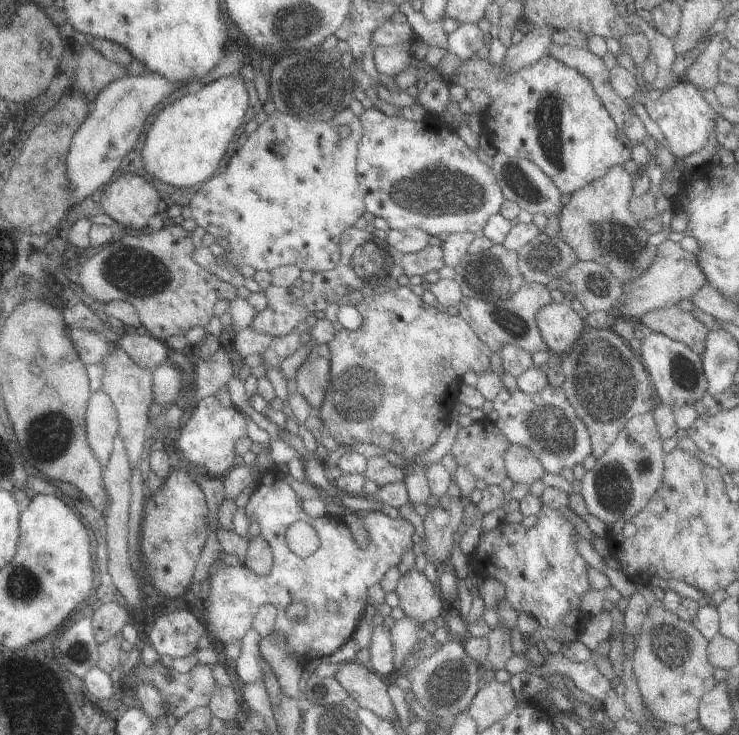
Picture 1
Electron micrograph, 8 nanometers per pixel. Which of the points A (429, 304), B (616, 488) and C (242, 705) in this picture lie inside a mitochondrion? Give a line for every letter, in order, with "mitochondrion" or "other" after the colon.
A: other
B: mitochondrion
C: other

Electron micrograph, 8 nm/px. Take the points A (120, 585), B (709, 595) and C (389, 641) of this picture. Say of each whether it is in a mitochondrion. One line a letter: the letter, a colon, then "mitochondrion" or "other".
A: other
B: other
C: other

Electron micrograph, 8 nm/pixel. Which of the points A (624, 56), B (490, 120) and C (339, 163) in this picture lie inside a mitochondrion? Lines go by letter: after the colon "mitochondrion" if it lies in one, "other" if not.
A: other
B: other
C: other

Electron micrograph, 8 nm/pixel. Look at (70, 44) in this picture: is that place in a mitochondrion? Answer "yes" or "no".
no

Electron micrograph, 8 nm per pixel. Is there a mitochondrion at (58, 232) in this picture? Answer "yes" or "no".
no

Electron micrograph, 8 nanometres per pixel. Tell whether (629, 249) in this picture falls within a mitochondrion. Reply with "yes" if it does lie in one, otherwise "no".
yes

